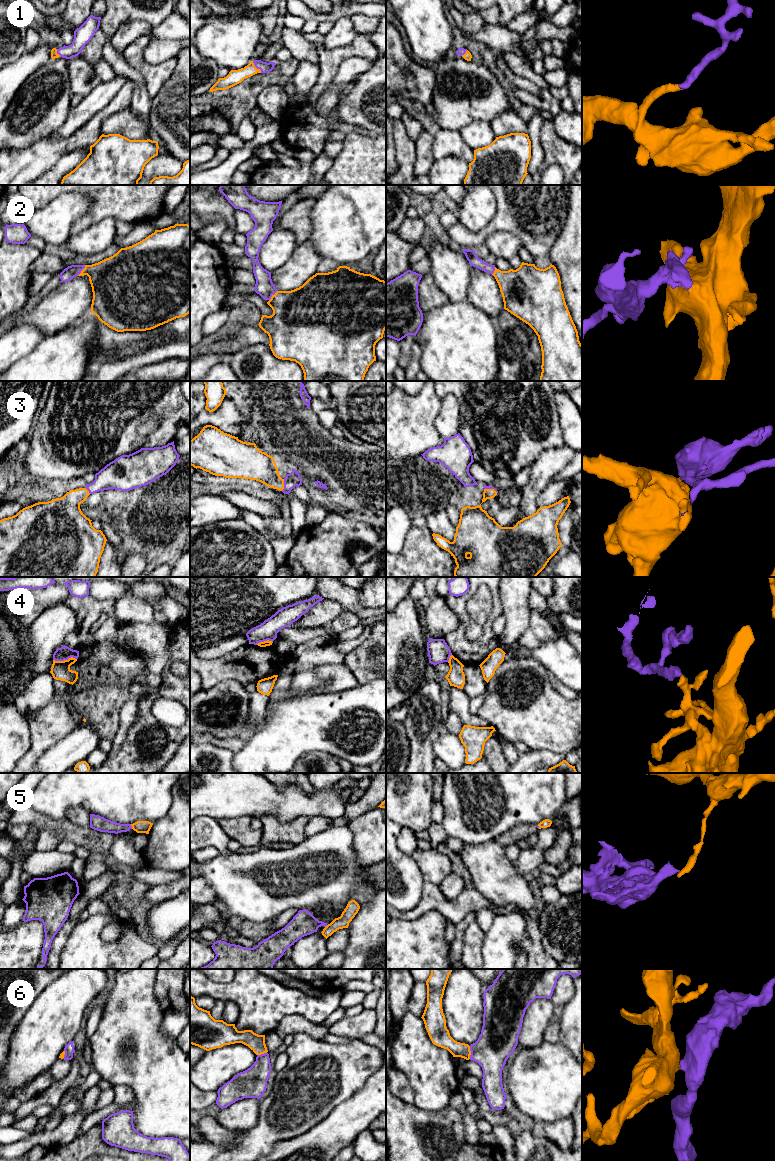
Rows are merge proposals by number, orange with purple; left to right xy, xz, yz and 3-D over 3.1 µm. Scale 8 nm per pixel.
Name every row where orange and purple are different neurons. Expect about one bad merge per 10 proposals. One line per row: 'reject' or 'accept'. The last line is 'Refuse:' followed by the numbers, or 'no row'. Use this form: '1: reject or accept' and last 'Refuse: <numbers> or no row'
1: accept
2: accept
3: accept
4: reject
5: reject
6: accept
Refuse: 4, 5

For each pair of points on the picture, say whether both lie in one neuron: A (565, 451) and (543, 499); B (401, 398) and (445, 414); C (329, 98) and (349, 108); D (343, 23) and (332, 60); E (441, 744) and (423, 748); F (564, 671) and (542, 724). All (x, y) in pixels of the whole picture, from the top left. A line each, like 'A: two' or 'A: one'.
A: two
B: two
C: two
D: two
E: two
F: two

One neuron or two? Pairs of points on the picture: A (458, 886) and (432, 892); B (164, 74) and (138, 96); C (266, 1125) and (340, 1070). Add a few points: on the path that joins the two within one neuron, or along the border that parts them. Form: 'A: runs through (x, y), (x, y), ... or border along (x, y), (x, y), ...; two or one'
A: border along (438, 886), (441, 893), (450, 900), (464, 889); two
B: border along (135, 68), (144, 79), (146, 91), (152, 98); two
C: runs through (284, 1114), (322, 1076); one

